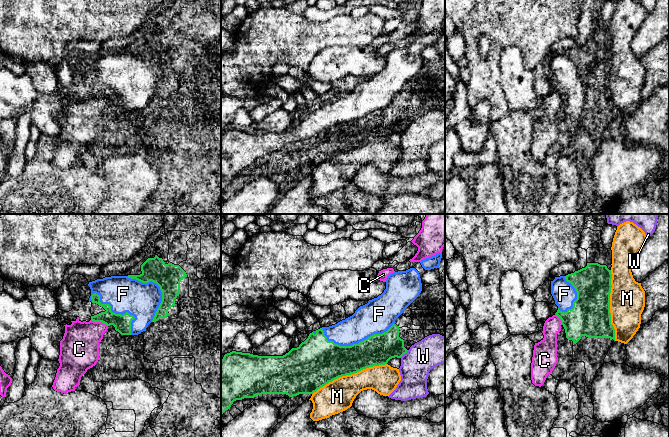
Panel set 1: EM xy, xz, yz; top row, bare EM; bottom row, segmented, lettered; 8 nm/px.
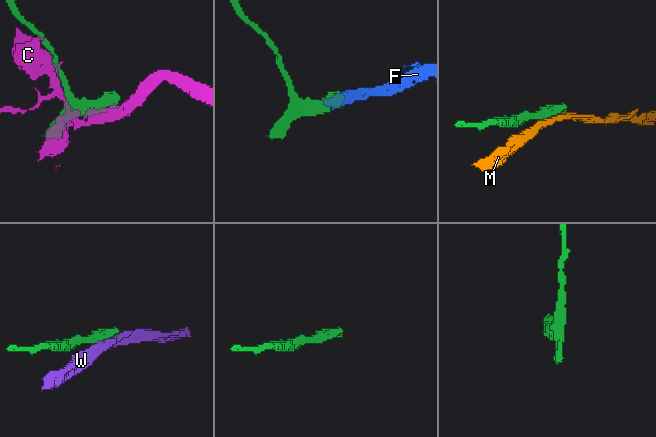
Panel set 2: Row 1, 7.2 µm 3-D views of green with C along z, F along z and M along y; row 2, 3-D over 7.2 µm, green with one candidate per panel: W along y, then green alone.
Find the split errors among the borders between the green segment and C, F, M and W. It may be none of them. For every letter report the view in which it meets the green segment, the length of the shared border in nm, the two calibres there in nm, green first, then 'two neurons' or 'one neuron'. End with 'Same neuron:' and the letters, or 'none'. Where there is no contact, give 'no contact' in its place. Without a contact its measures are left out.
C: xy | 150 nm | 140/300 nm | two neurons
F: xy | 460 nm | 140/280 nm | one neuron
M: xz | 650 nm | 360/260 nm | two neurons
W: xz | 90 nm | 240/240 nm | two neurons
Same neuron: F

